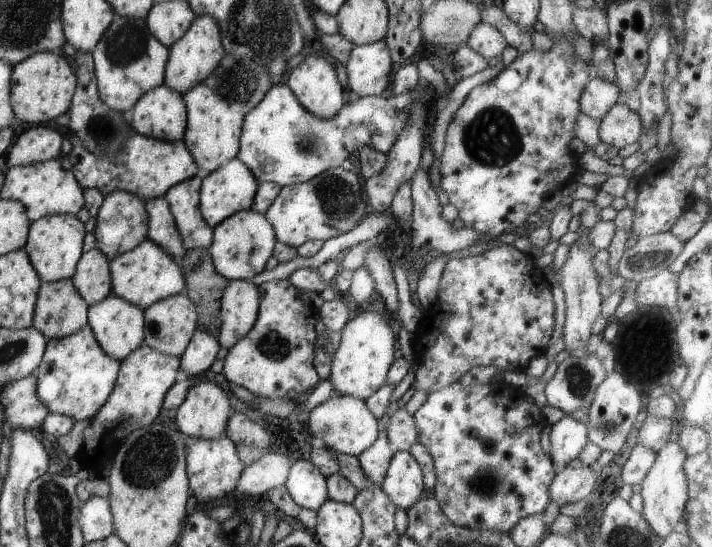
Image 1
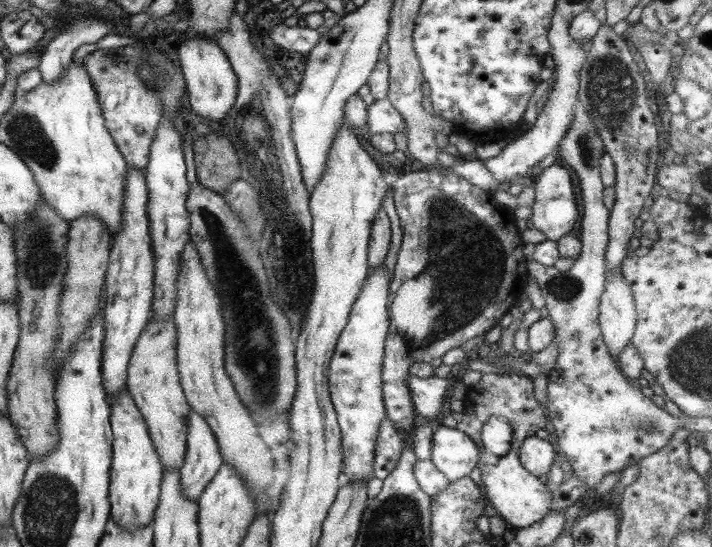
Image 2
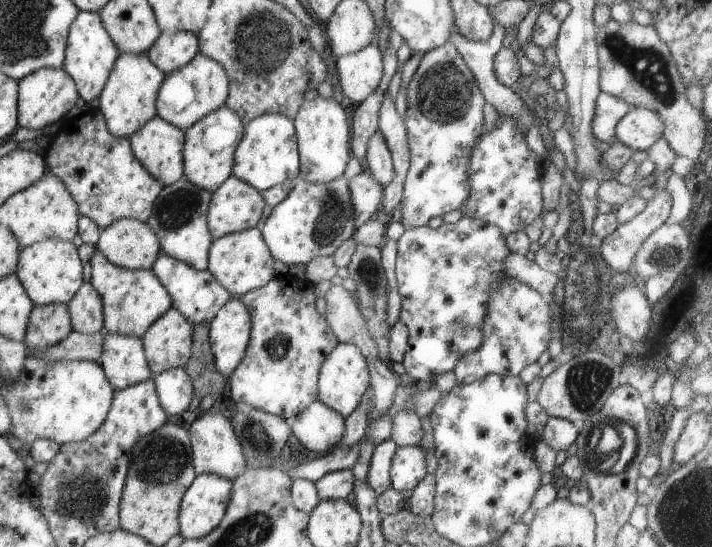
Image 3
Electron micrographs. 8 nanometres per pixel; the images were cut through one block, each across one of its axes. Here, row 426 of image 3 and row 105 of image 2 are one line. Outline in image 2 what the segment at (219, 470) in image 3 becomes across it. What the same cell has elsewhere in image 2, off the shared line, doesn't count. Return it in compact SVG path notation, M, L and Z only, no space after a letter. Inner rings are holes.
M196 36L184 39L178 48L177 60L183 73L191 110L209 124L223 121L223 116L231 110L235 102L237 83L236 74L217 43L207 38L196 38Z

